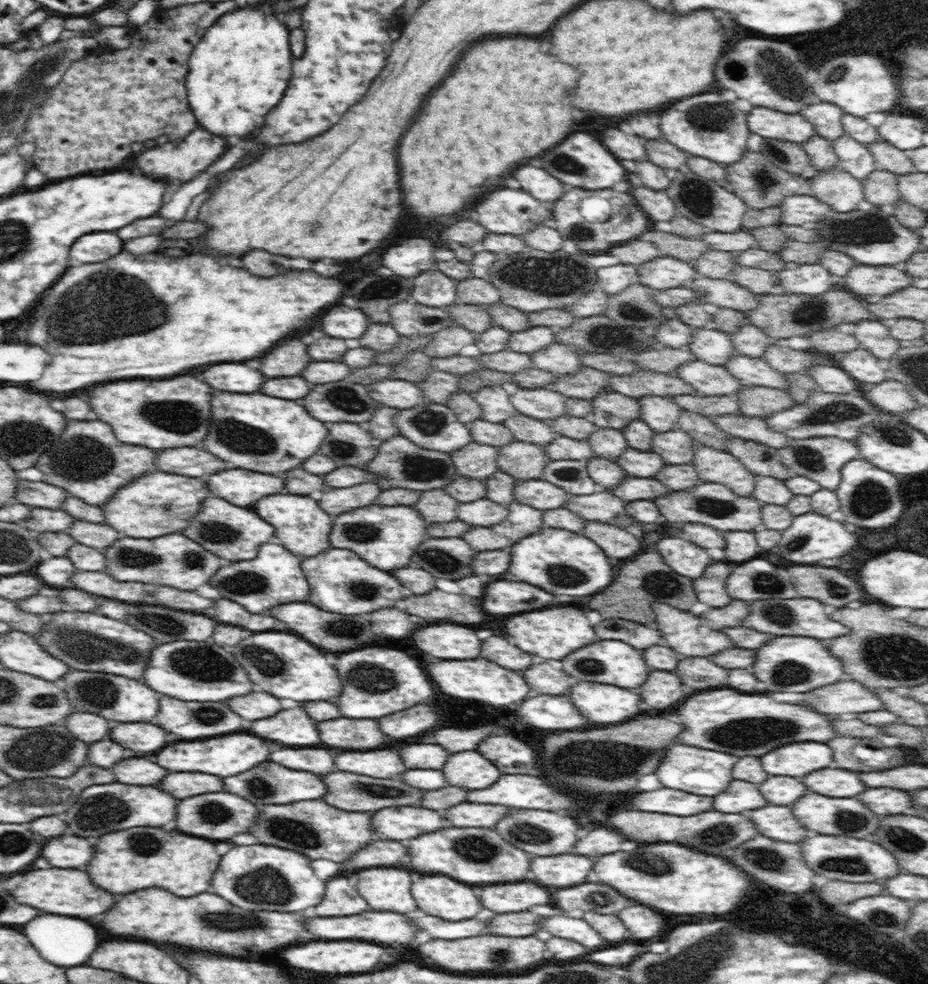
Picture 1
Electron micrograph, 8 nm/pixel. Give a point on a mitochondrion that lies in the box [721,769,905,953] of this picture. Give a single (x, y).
(846, 864)

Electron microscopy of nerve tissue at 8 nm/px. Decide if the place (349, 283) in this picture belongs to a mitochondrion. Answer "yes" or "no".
no

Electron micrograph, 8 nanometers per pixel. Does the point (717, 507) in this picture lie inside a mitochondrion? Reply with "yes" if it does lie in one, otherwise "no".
yes

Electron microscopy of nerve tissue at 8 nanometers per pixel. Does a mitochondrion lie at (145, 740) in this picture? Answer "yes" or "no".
no

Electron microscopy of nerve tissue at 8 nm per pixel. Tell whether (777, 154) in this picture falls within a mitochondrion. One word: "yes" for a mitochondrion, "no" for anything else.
yes

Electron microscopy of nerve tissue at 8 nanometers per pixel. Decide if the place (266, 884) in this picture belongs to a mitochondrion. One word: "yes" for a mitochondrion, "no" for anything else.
yes

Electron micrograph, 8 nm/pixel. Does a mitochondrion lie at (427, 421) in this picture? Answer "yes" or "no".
yes

